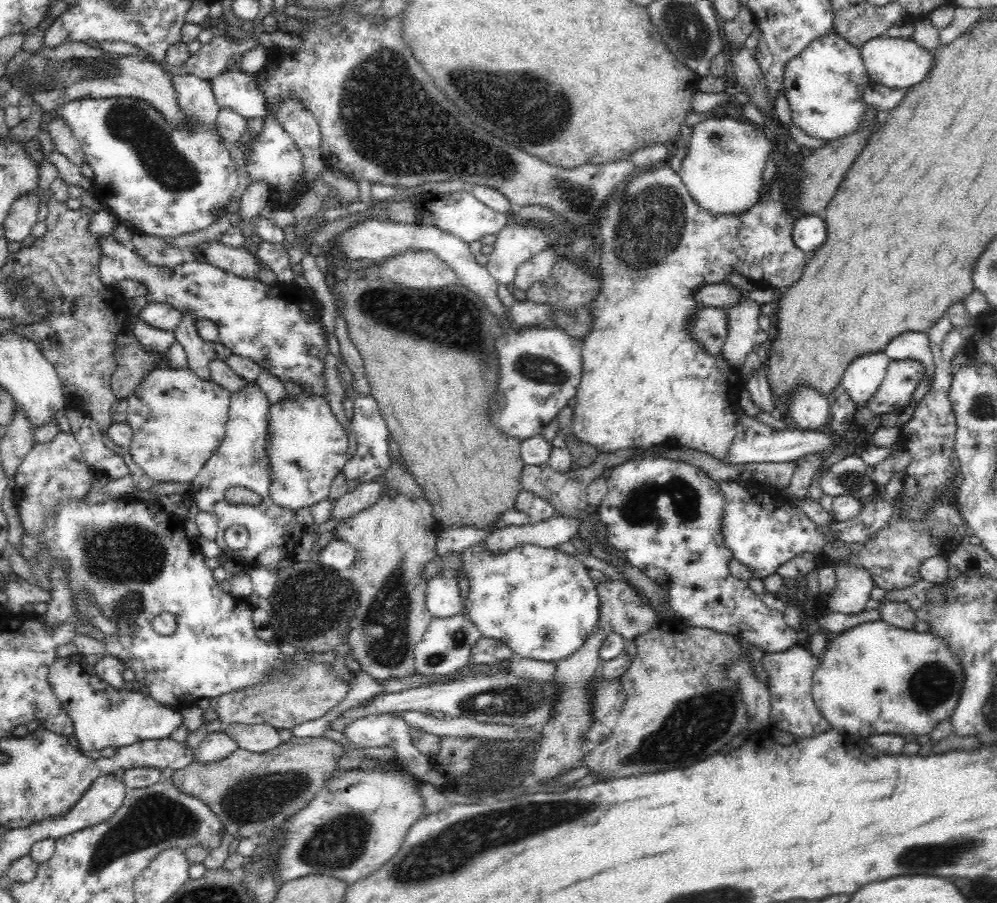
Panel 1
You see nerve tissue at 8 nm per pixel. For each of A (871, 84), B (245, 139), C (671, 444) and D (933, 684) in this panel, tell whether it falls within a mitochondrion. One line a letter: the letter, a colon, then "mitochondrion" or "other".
A: other
B: other
C: other
D: mitochondrion

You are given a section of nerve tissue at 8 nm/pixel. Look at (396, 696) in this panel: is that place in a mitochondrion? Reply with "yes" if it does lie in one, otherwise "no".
no

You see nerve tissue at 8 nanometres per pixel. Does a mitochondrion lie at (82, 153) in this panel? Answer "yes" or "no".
no

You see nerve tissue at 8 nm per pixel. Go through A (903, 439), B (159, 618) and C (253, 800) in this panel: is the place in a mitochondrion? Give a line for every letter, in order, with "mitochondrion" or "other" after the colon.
A: other
B: other
C: mitochondrion

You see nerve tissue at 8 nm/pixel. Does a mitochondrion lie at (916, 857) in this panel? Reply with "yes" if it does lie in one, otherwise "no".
yes

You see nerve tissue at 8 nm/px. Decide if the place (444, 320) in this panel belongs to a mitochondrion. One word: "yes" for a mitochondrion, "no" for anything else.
yes

